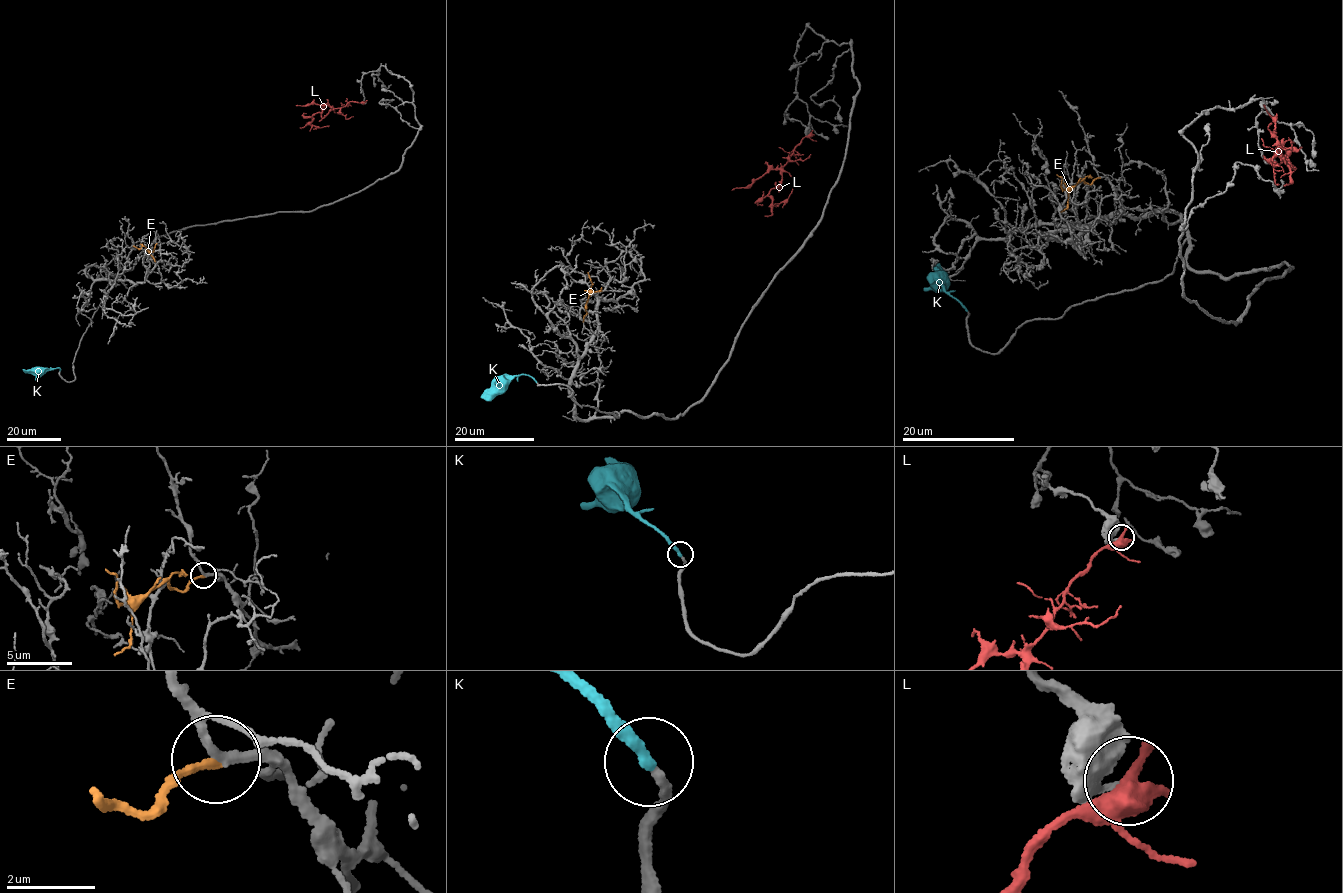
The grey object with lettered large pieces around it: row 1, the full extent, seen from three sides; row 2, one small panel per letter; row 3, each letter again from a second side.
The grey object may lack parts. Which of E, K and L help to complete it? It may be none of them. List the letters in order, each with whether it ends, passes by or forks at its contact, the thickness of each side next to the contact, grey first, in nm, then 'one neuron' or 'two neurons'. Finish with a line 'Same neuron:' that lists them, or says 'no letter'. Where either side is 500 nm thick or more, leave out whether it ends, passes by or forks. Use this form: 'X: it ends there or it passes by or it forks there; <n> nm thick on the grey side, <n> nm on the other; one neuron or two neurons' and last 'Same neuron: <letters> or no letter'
E: it ends there; 200 nm thick on the grey side, 180 nm on the other; two neurons
K: it ends there; 200 nm thick on the grey side, 240 nm on the other; one neuron
L: it passes by; 140 nm thick on the grey side, 420 nm on the other; two neurons
Same neuron: K

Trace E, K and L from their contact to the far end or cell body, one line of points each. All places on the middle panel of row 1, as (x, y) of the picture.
E: (583, 321), (592, 283), (588, 272)
K: (535, 381), (526, 374), (513, 376), (480, 397)
L: (810, 133), (795, 146), (783, 167), (778, 188), (772, 188), (768, 195), (773, 204), (787, 199), (793, 186)

